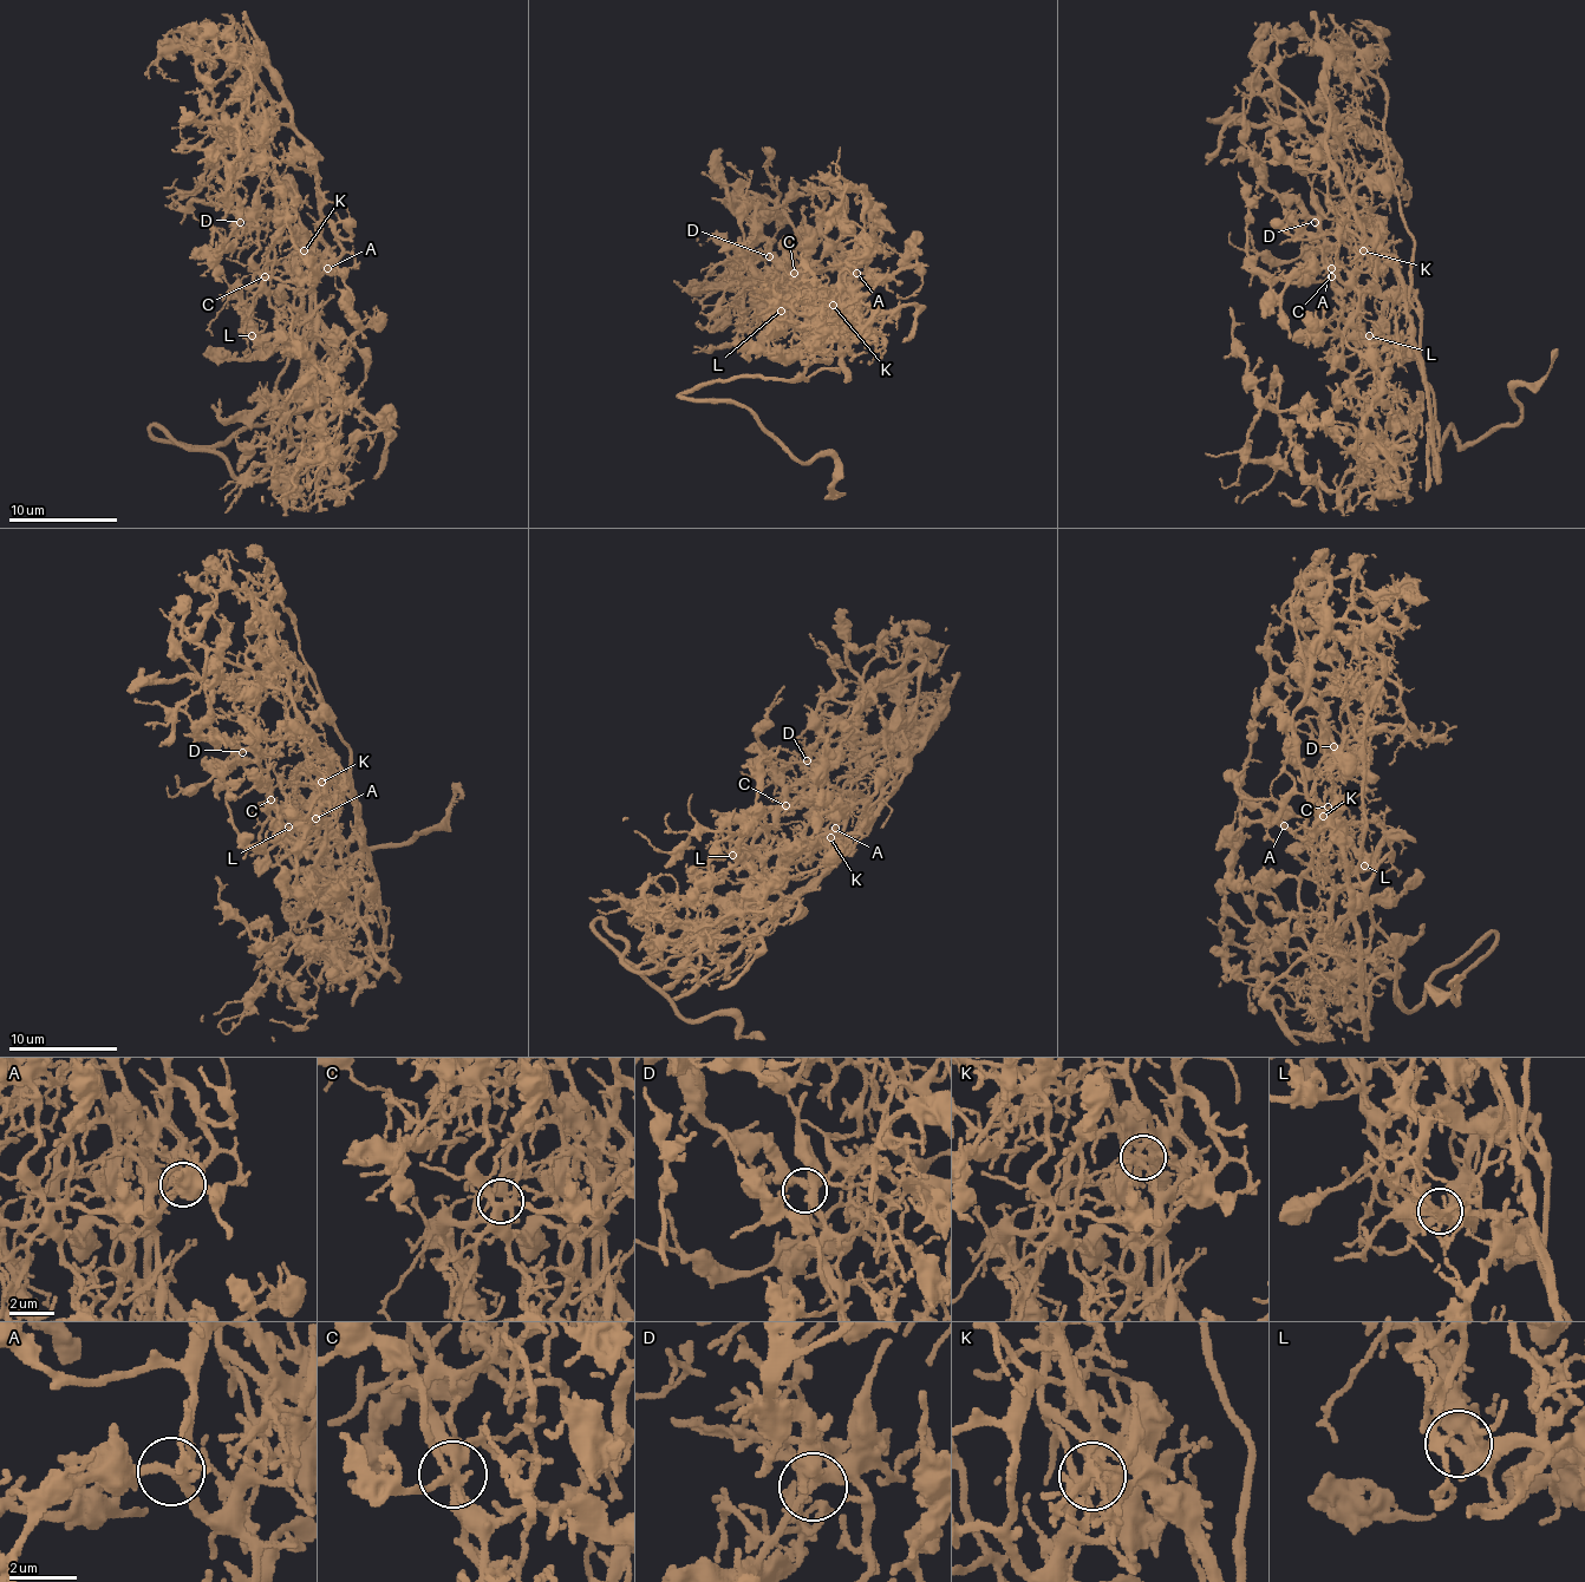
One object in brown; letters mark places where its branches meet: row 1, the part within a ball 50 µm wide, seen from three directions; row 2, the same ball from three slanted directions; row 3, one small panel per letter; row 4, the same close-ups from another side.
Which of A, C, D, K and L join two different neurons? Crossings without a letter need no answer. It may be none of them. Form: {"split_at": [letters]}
{"split_at": ["K"]}

